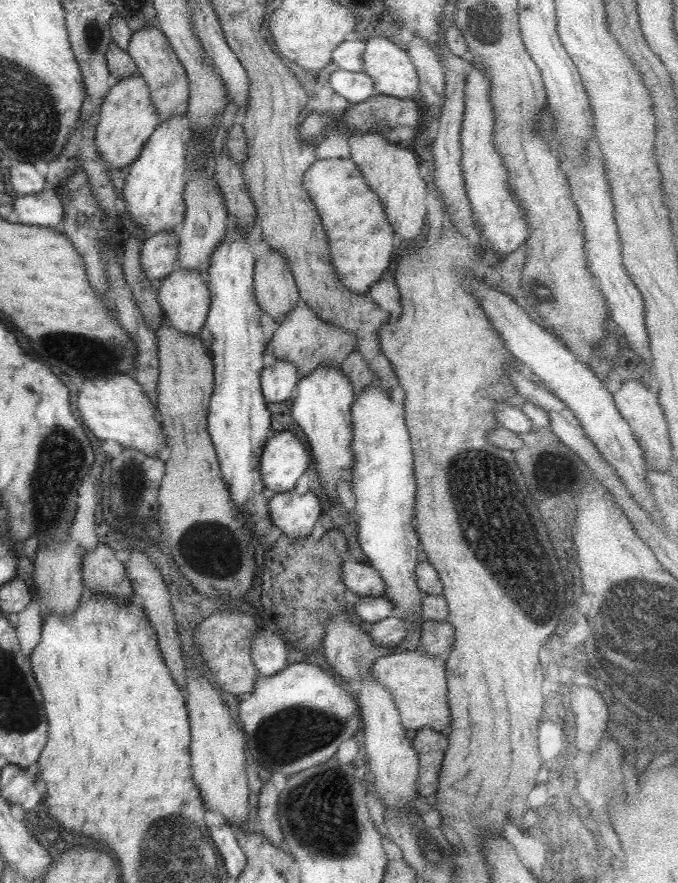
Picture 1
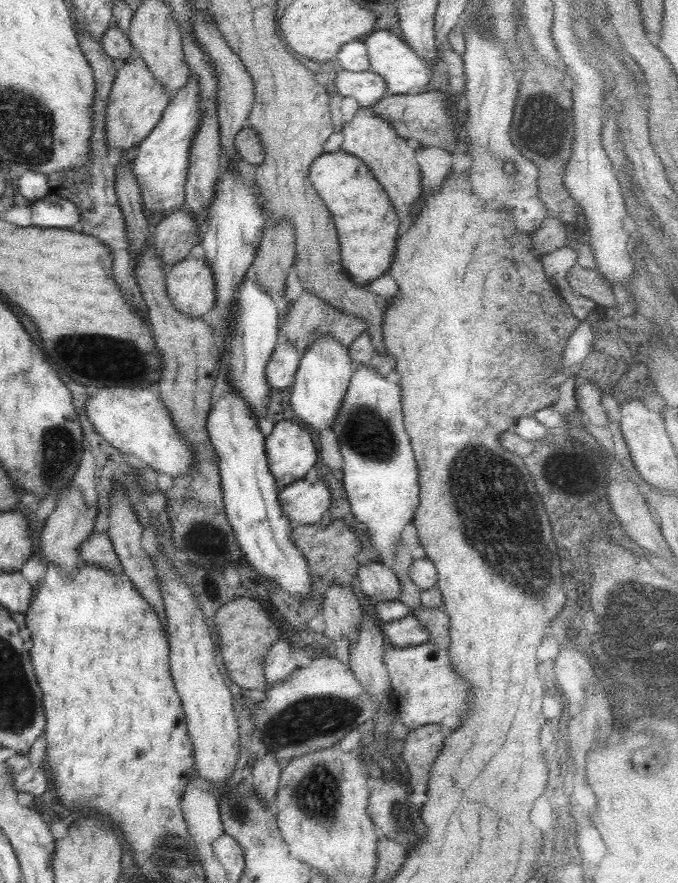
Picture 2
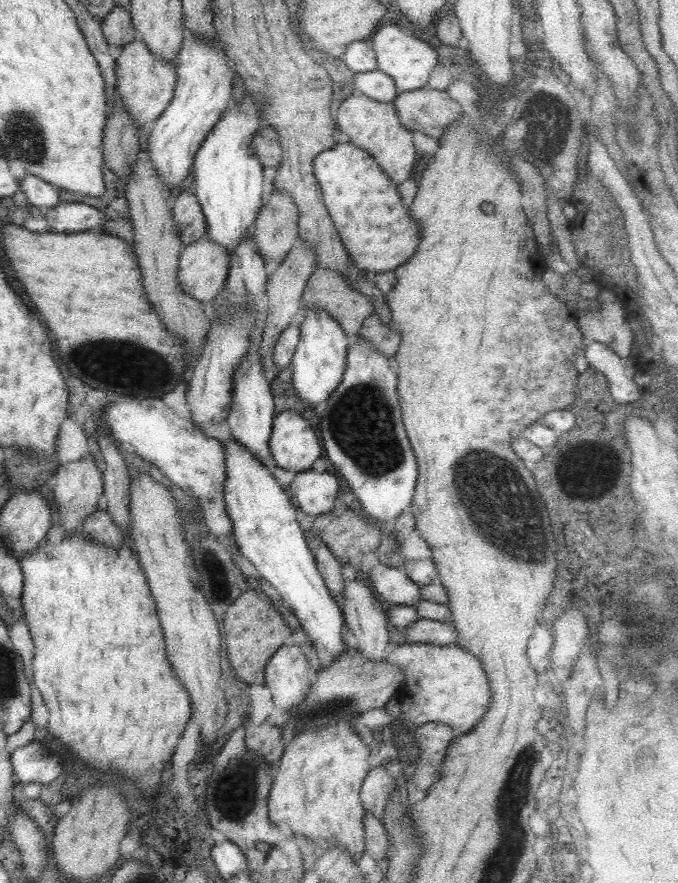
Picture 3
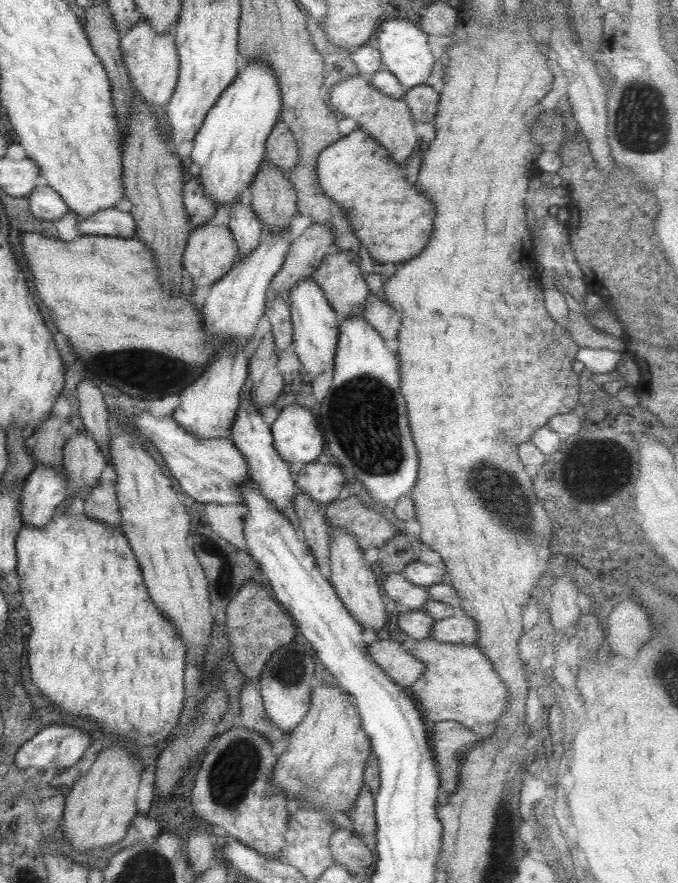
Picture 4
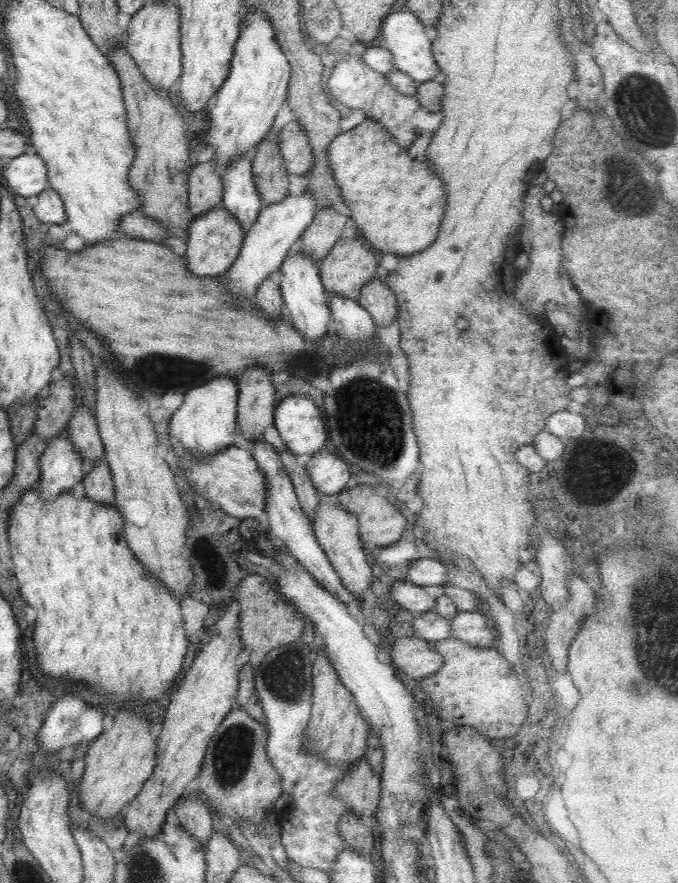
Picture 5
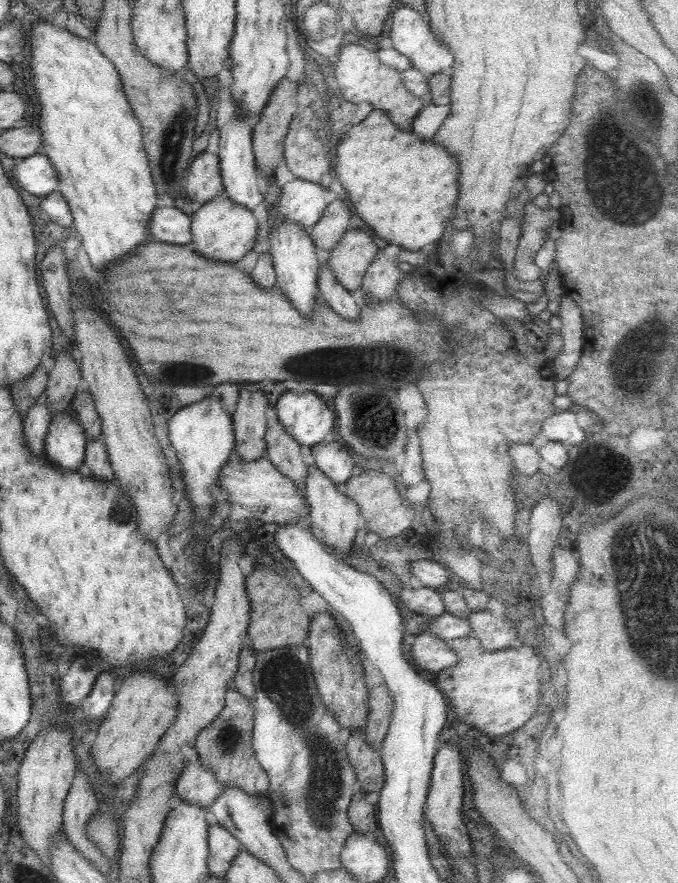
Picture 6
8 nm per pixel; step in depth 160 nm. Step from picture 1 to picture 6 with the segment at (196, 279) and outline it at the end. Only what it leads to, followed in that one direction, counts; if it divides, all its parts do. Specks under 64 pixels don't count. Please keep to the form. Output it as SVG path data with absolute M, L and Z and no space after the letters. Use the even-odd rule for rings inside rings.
M225 194L203 203L190 217L189 247L199 256L216 262L234 263L254 246L257 221L251 210L235 204Z

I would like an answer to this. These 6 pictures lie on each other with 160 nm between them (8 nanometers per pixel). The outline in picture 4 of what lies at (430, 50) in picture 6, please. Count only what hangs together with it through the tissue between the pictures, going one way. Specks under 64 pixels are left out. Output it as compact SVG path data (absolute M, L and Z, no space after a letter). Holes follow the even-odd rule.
M384 20L374 30L381 68L393 74L399 84L407 89L423 85L433 70L434 58L430 52L427 35L408 20Z

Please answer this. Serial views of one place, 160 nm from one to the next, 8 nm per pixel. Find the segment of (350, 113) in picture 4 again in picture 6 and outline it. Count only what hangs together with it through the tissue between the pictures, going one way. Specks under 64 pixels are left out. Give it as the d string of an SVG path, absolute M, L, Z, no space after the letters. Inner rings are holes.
M346 44L340 47L331 68L332 76L329 80L336 85L333 88L345 102L359 104L367 102L372 110L386 112L389 120L398 128L410 130L415 115L421 110L421 103L401 84L400 74L381 65L376 53L359 46L358 44Z

